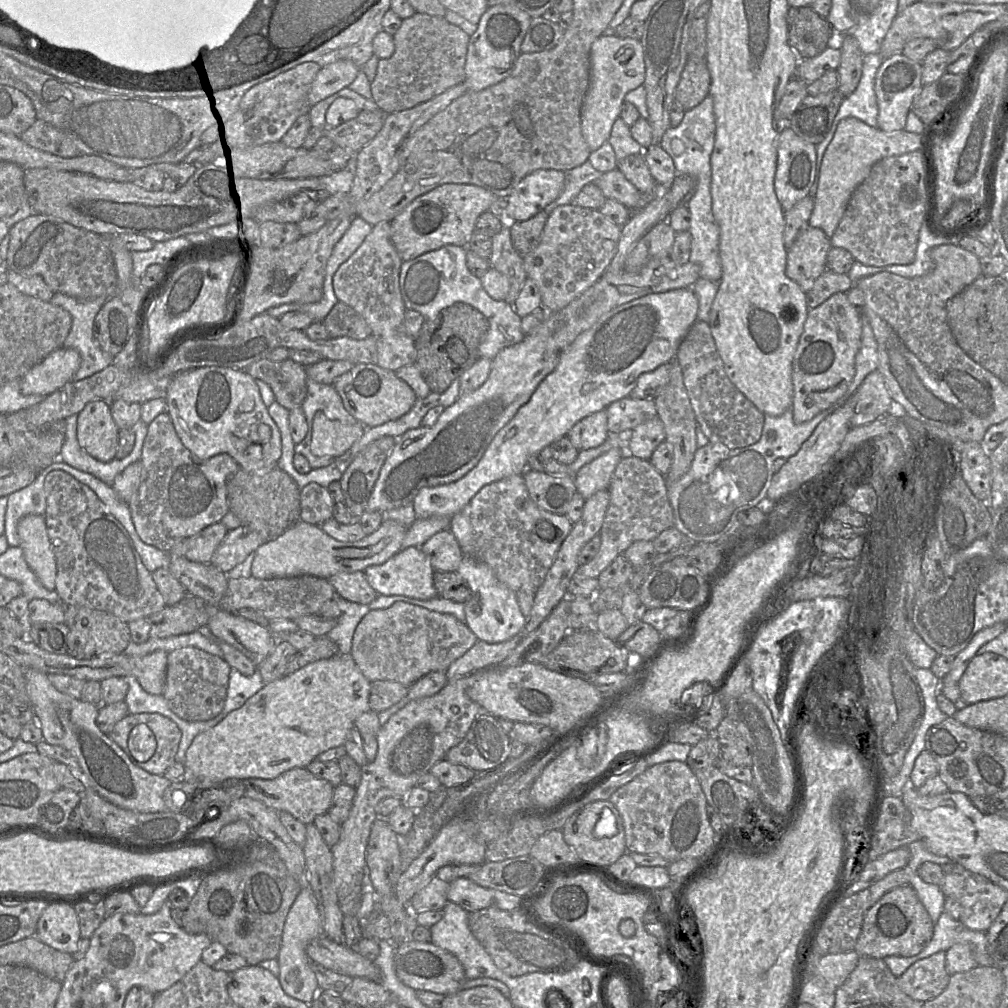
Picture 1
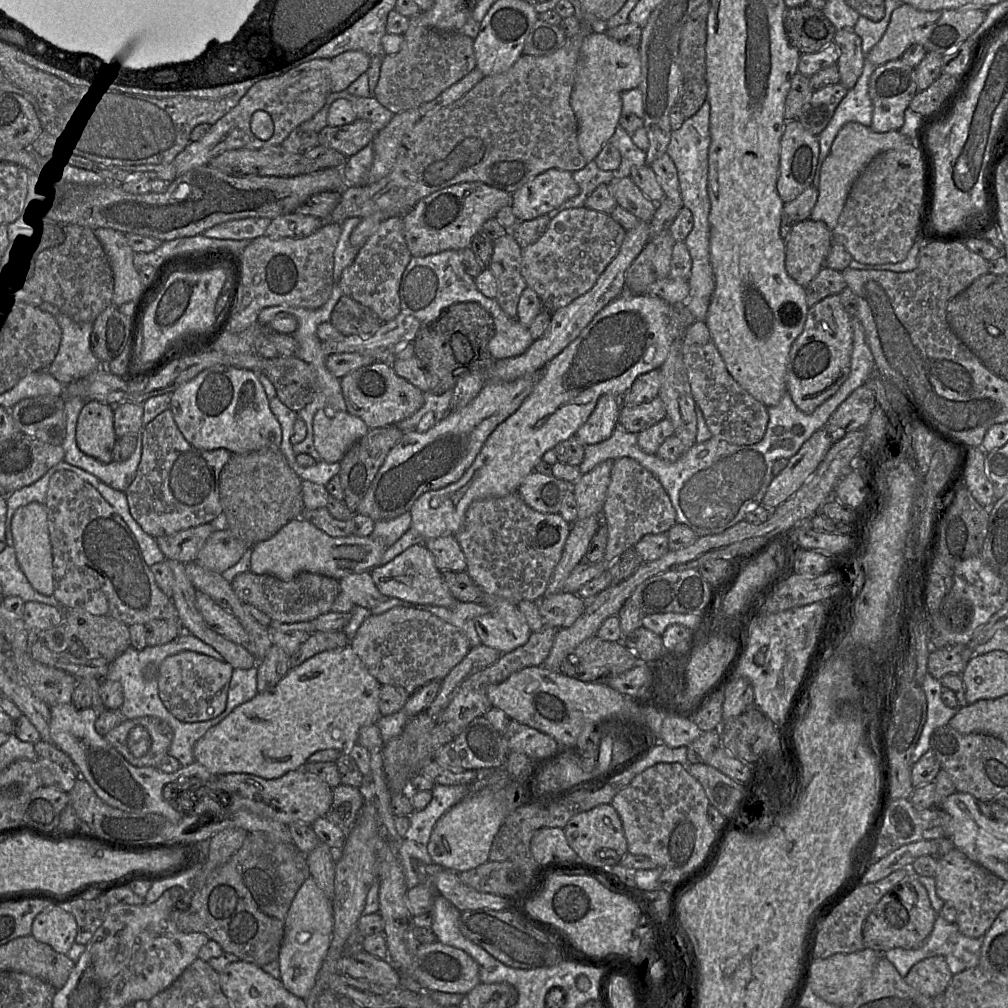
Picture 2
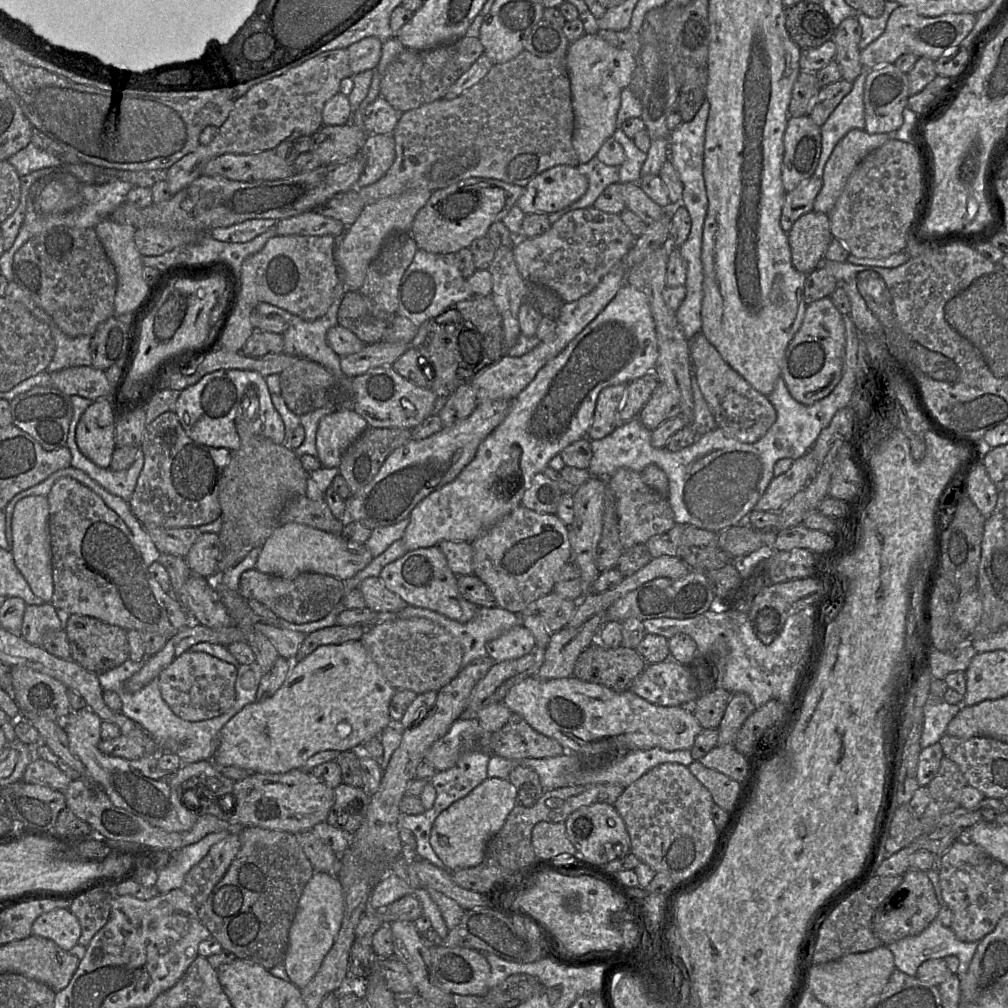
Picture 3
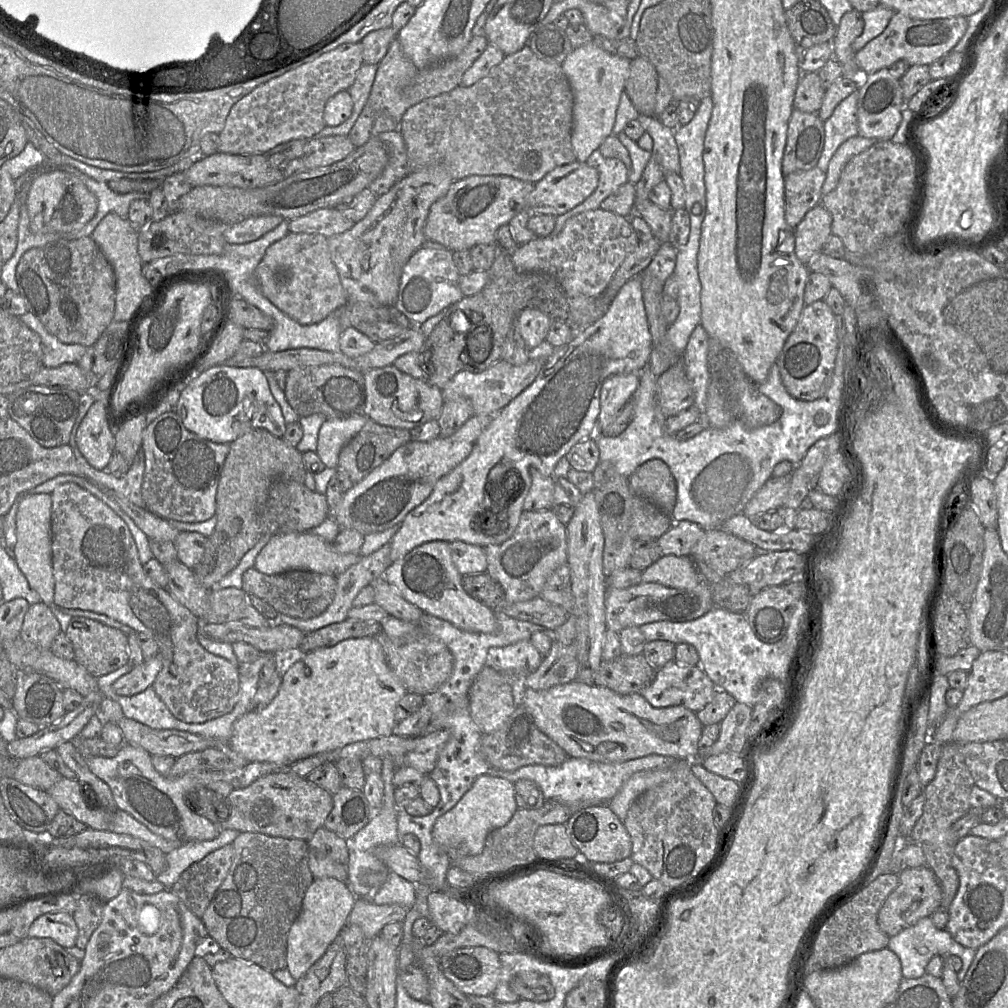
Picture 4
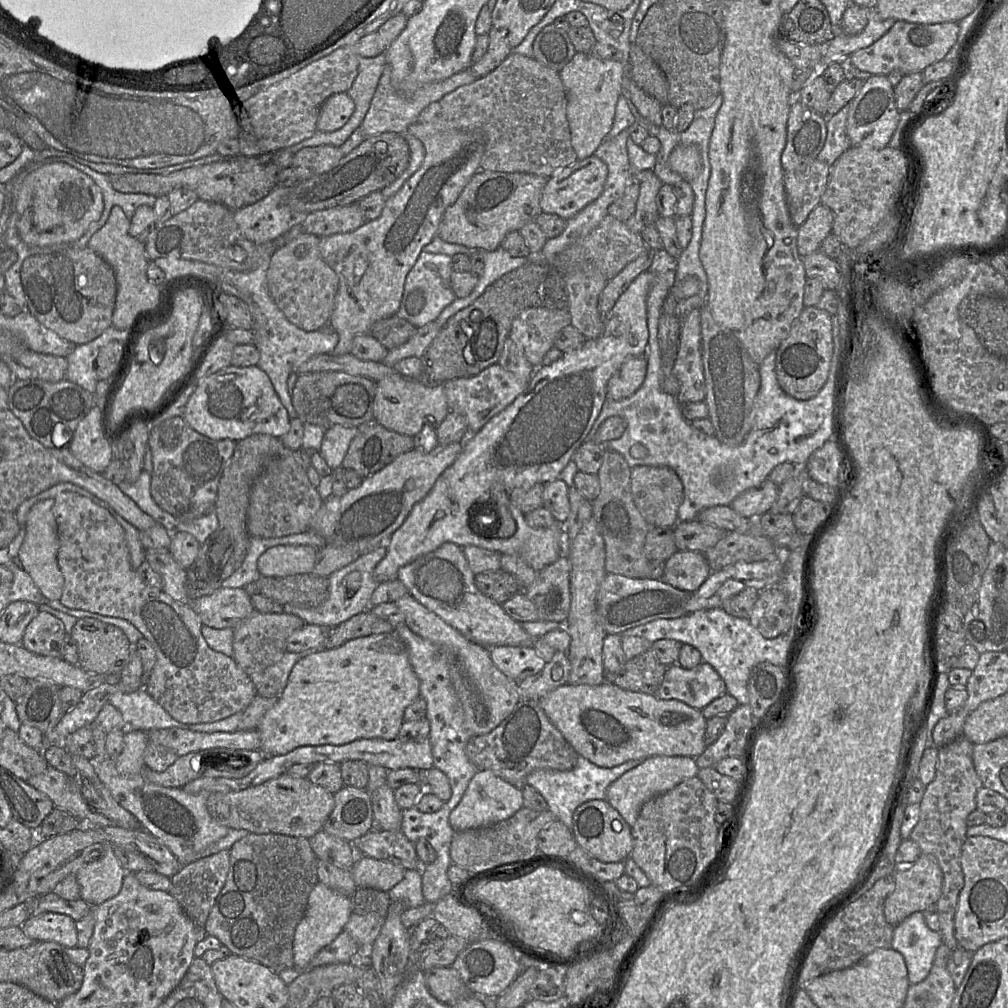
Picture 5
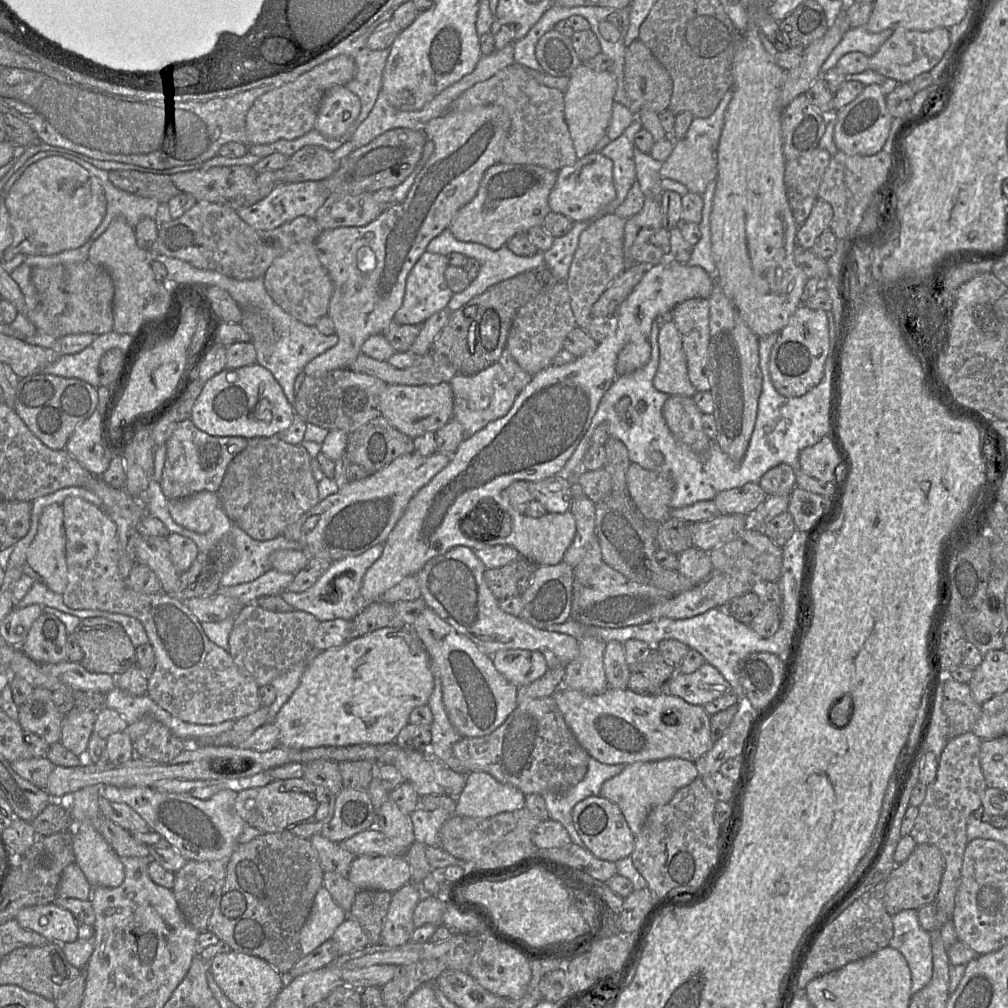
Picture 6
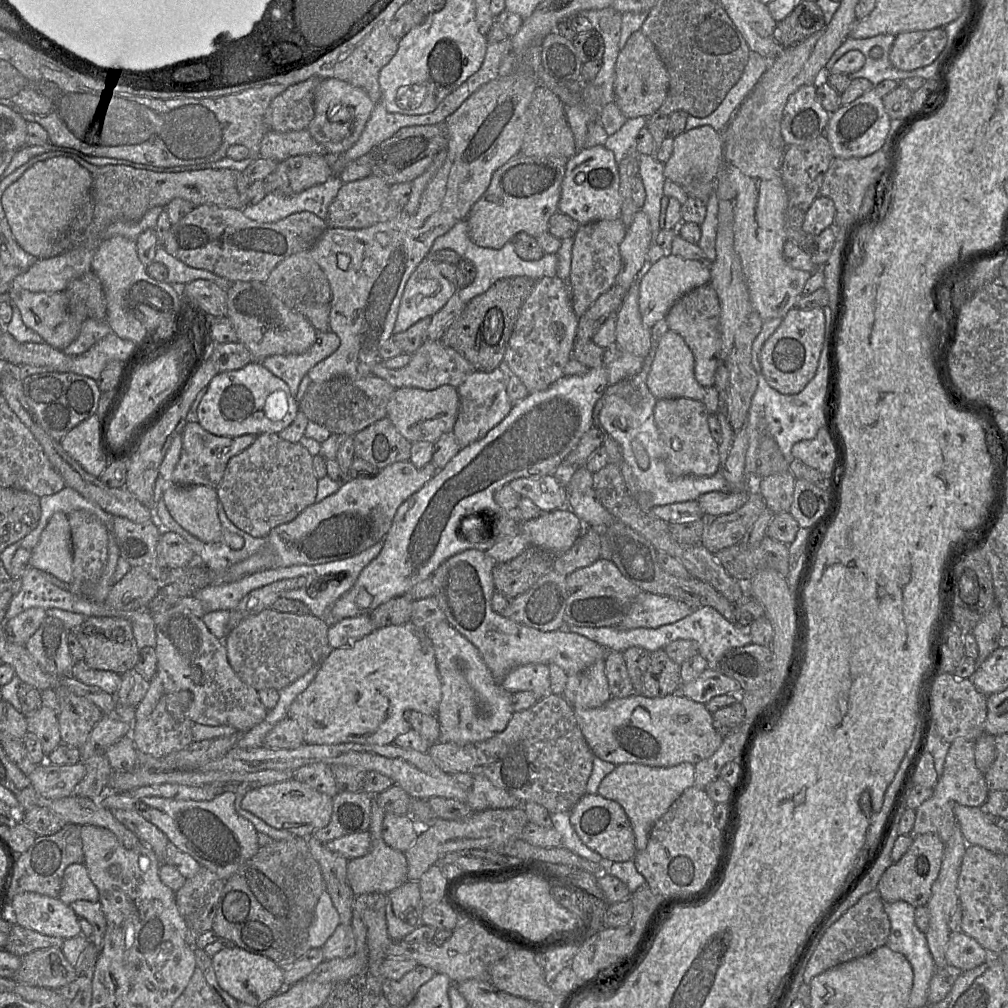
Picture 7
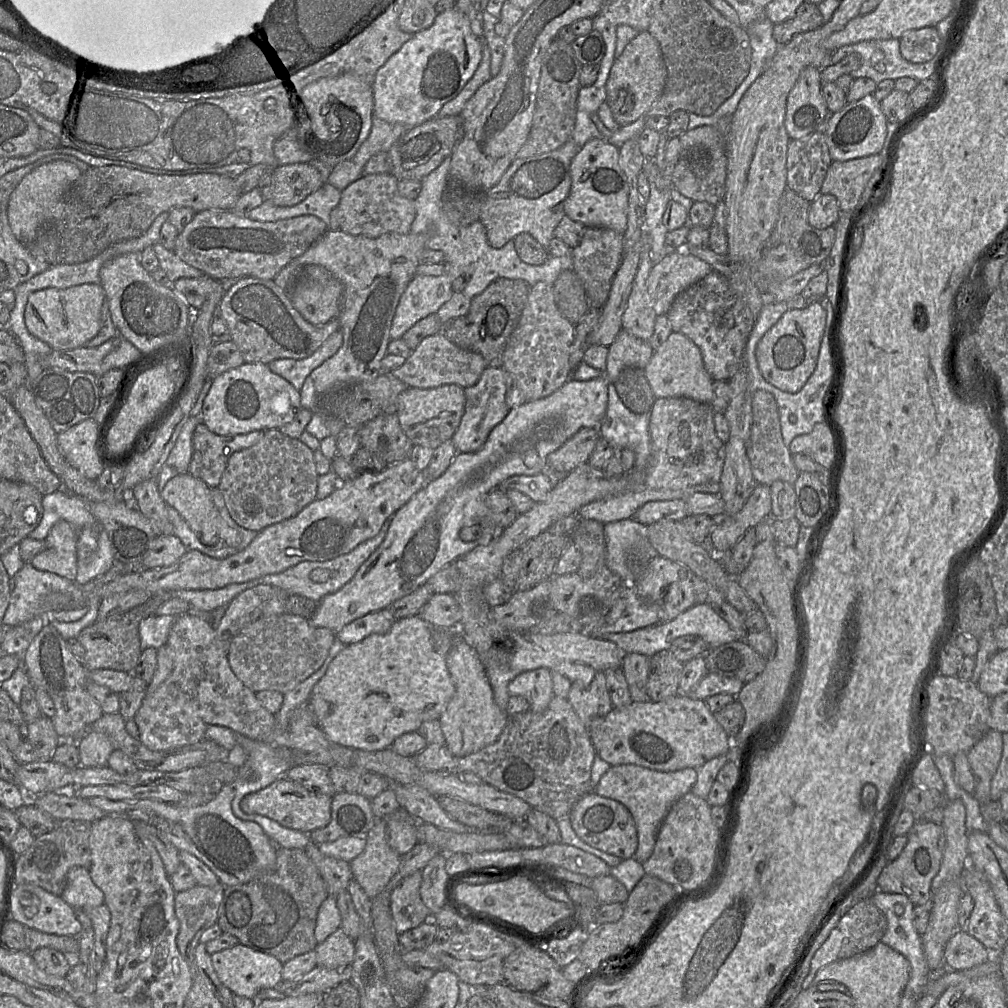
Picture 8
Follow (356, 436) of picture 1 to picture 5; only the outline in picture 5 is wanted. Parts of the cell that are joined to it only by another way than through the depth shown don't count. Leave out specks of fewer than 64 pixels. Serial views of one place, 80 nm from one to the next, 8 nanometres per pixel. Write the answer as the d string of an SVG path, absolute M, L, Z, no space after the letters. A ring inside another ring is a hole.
M335 425L326 429L319 453L330 468L335 470L341 467L343 458L356 433L357 427Z

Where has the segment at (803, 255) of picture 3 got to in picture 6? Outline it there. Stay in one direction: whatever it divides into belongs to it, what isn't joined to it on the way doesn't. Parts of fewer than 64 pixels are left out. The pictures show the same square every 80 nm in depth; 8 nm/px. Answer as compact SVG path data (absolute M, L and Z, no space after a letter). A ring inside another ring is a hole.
M818 198L808 218L797 229L796 244L805 249L811 249L821 233L830 227L833 214L832 206Z

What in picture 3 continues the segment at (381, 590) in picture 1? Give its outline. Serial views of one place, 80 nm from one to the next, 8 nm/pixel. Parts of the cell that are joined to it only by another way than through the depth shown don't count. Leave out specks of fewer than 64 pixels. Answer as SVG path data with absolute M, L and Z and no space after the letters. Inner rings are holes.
M438 545L407 552L386 565L379 578L388 590L401 597L408 605L438 612L460 623L471 620L479 608L460 594L457 575L449 568L446 557Z

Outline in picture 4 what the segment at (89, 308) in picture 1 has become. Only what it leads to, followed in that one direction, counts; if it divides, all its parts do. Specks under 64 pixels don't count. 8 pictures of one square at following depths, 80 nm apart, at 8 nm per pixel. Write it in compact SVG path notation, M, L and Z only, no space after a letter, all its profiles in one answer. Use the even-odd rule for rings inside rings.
M26 311L19 318L40 336L43 351L42 366L54 368L64 363L78 363L85 354L87 347L63 343L31 312Z

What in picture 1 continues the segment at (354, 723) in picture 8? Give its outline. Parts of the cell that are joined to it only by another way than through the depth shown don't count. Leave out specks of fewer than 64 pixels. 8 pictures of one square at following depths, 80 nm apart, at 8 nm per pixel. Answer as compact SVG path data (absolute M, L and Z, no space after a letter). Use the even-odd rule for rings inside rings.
M336 654L310 663L296 672L264 685L240 708L230 712L214 727L198 734L186 751L183 764L195 777L209 780L258 778L272 780L293 768L306 768L321 753L343 746L355 720L370 711L371 682L354 659Z

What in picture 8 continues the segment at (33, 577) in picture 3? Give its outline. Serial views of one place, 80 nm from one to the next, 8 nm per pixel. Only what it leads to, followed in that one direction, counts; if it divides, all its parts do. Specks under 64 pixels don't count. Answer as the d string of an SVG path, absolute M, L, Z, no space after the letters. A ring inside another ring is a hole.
M67 521L56 522L49 531L45 549L31 561L36 569L74 581L77 576L77 531Z

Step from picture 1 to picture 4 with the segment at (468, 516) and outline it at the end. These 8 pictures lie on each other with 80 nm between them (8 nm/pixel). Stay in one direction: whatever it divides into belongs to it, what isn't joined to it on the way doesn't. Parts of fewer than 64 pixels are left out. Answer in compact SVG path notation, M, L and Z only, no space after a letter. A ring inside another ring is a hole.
M551 509L523 511L512 536L498 545L484 547L487 570L505 593L505 604L527 601L540 595L550 575L567 563L567 529Z

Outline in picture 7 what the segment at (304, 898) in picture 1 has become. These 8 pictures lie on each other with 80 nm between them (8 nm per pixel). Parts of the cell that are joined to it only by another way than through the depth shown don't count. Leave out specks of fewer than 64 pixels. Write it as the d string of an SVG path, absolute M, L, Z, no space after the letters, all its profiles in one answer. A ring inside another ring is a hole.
M325 890L316 905L313 921L309 927L308 942L311 948L321 948L340 924L340 916L331 896Z

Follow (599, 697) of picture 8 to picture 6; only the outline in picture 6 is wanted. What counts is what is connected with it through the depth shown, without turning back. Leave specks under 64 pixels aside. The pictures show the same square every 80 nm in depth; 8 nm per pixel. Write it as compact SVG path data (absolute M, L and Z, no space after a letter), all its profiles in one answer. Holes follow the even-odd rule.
M589 635L577 640L579 654L566 664L564 687L588 695L601 694L610 688L604 669L606 643Z

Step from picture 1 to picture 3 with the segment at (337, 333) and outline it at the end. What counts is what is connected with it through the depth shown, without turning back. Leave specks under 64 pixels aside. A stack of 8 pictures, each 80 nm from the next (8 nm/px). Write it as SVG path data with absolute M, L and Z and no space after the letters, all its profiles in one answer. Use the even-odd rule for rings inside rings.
M347 290L337 312L337 322L364 344L374 344L383 341L396 315L382 310L359 291Z

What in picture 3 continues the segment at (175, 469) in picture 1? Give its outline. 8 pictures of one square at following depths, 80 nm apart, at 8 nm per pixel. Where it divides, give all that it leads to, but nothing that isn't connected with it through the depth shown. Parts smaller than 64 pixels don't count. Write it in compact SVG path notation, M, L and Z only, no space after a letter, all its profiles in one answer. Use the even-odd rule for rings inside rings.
M171 411L146 425L142 450L144 466L128 503L143 526L199 527L221 518L219 481L230 459L230 450L195 442L186 434L176 413Z

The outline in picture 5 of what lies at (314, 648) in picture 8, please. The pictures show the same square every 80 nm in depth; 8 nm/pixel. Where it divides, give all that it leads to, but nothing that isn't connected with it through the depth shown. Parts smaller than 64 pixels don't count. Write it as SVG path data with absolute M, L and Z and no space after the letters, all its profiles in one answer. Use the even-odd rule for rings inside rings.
M255 610L234 629L233 658L248 676L261 673L283 658L287 653L287 639L305 624L303 619L293 614L260 613Z

